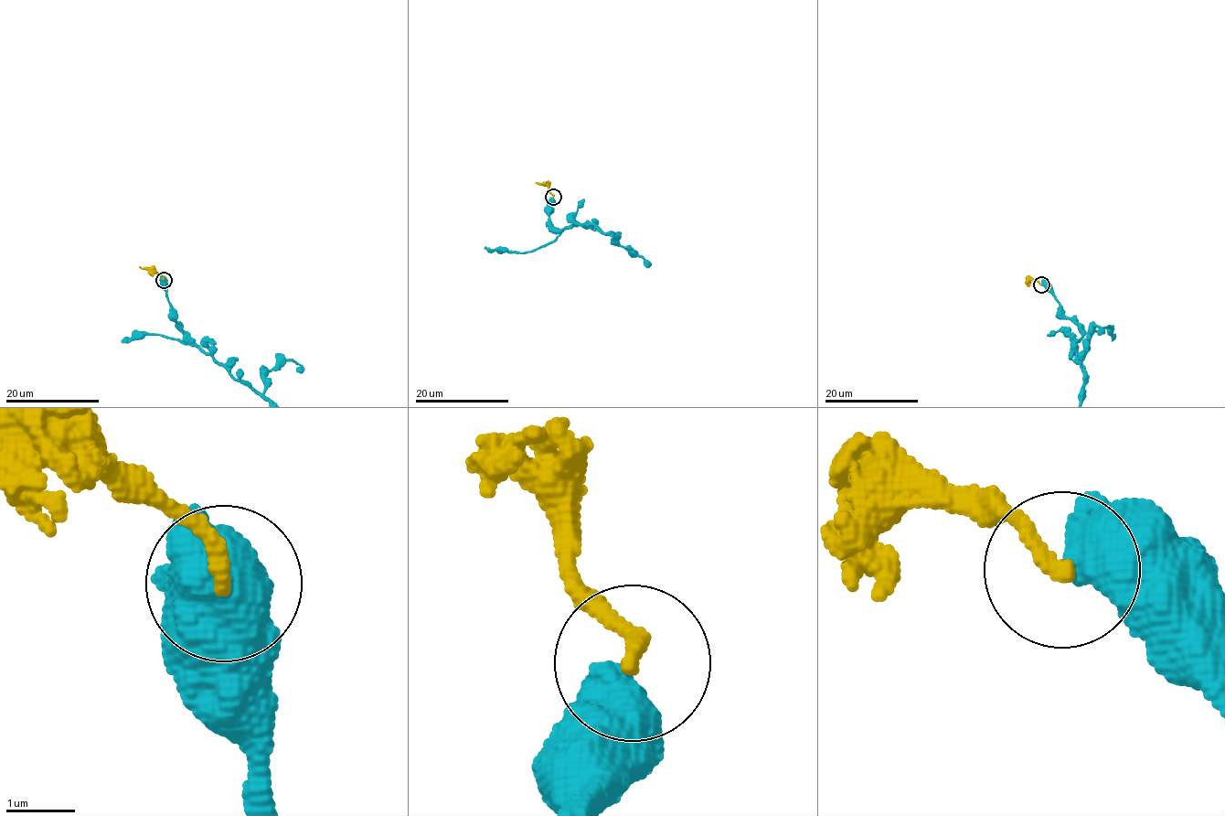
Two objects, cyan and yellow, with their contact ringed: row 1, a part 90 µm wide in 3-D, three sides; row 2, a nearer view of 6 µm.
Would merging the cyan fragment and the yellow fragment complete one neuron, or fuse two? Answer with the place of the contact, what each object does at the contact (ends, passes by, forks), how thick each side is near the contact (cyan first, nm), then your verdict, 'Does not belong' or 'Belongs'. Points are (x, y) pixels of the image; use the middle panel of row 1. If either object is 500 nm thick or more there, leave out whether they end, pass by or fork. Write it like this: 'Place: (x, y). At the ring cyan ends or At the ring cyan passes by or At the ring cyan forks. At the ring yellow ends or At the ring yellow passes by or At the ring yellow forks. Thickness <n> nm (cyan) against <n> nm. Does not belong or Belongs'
Place: (553, 197). Thickness 750 nm (cyan) against 240 nm. Does not belong

